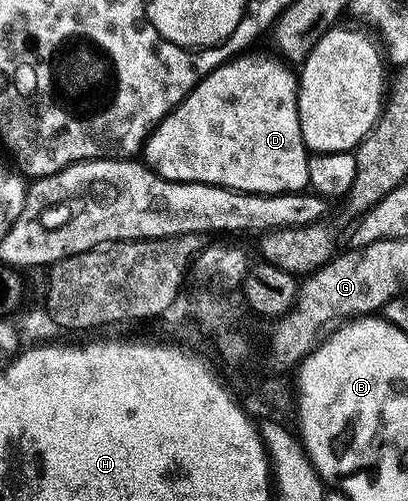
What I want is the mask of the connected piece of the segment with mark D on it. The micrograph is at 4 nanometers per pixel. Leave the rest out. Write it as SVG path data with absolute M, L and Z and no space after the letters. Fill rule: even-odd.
M245 53L240 57L230 58L228 60L230 63L225 63L222 67L214 66L209 74L204 76L193 88L192 93L159 126L153 128L149 140L145 142L143 159L157 174L163 176L167 181L176 183L202 183L207 186L225 187L227 190L255 195L291 195L304 192L310 186L309 160L311 155L303 141L301 118L297 108L298 72L284 58L272 59L269 55L253 54Z

